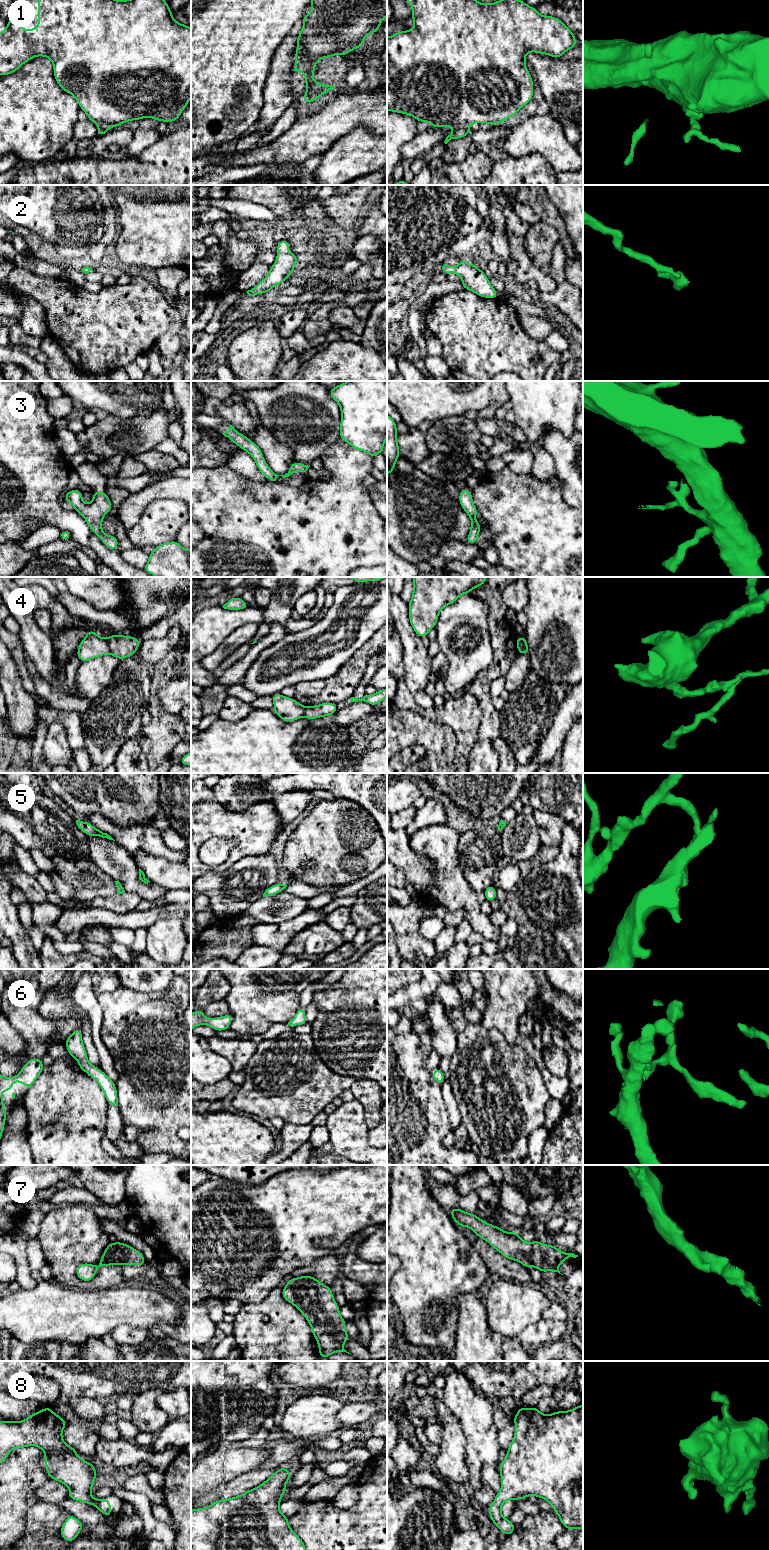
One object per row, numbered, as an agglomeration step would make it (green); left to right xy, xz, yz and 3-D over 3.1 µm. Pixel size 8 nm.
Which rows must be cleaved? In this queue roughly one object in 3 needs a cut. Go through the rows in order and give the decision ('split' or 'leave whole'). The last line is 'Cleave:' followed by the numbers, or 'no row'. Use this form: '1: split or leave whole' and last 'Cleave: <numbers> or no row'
1: split
2: leave whole
3: leave whole
4: split
5: leave whole
6: leave whole
7: leave whole
8: leave whole
Cleave: 1, 4

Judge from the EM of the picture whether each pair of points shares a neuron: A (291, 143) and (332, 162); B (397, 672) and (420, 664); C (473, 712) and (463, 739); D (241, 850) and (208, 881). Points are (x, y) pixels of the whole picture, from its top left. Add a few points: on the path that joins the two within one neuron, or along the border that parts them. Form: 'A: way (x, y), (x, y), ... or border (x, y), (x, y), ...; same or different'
A: border (339, 138), (323, 155); different
B: border (402, 647), (404, 679); different
C: way (466, 719), (466, 732); same
D: border (238, 860), (226, 869), (208, 871), (201, 876); different

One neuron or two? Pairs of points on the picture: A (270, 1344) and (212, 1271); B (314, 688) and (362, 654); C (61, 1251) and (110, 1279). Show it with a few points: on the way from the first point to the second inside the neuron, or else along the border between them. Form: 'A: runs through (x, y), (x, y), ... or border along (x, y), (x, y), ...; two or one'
A: border along (266, 1298), (258, 1302), (243, 1304); two
B: runs through (327, 688), (332, 688), (353, 667); one
C: runs through (63, 1267), (79, 1284), (94, 1284); one

